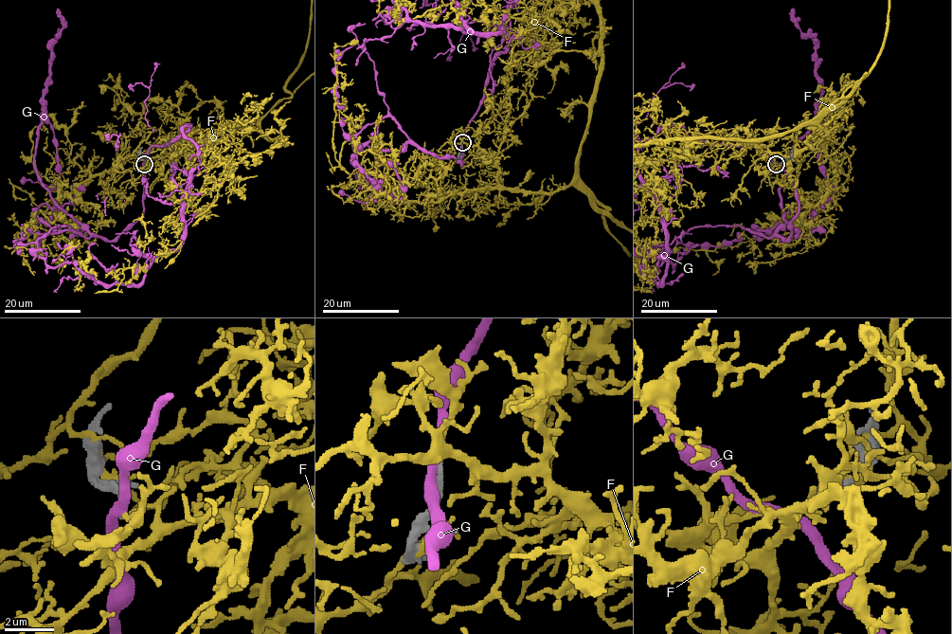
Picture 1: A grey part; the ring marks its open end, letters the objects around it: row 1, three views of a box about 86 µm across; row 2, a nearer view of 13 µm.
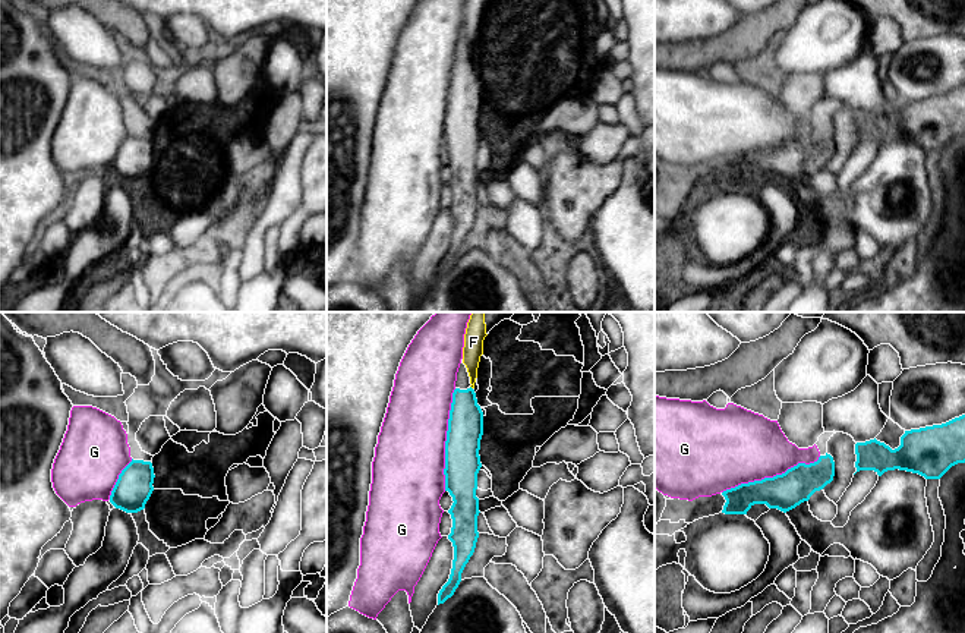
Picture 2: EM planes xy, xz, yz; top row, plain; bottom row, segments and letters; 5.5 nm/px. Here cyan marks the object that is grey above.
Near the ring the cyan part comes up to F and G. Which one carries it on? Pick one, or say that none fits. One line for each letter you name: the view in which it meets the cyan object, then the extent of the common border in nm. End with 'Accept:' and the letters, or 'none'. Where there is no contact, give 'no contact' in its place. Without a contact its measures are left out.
Accept: none

